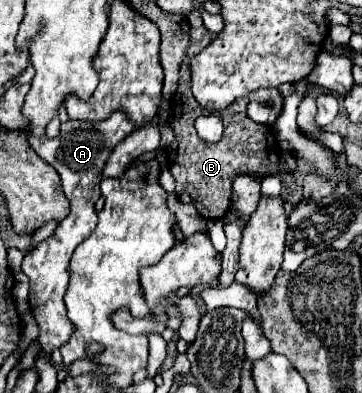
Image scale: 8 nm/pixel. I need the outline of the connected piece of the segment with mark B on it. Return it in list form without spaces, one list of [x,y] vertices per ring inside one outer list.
[[[190,58],[184,60],[180,68],[180,82],[178,90],[172,98],[172,120],[168,126],[174,130],[174,142],[168,146],[168,162],[170,172],[176,180],[176,196],[184,204],[194,204],[196,210],[200,210],[200,216],[206,220],[218,220],[224,218],[230,210],[230,194],[232,194],[232,180],[240,174],[252,174],[252,176],[266,176],[268,172],[274,172],[280,160],[280,148],[276,144],[276,138],[272,136],[272,128],[264,124],[256,124],[246,116],[246,104],[248,98],[234,100],[228,108],[224,108],[218,116],[224,122],[224,136],[216,144],[208,144],[204,140],[198,140],[198,134],[194,130],[194,120],[202,114],[210,114],[206,108],[200,108],[196,104],[196,98],[190,90],[190,72],[188,72]]]

